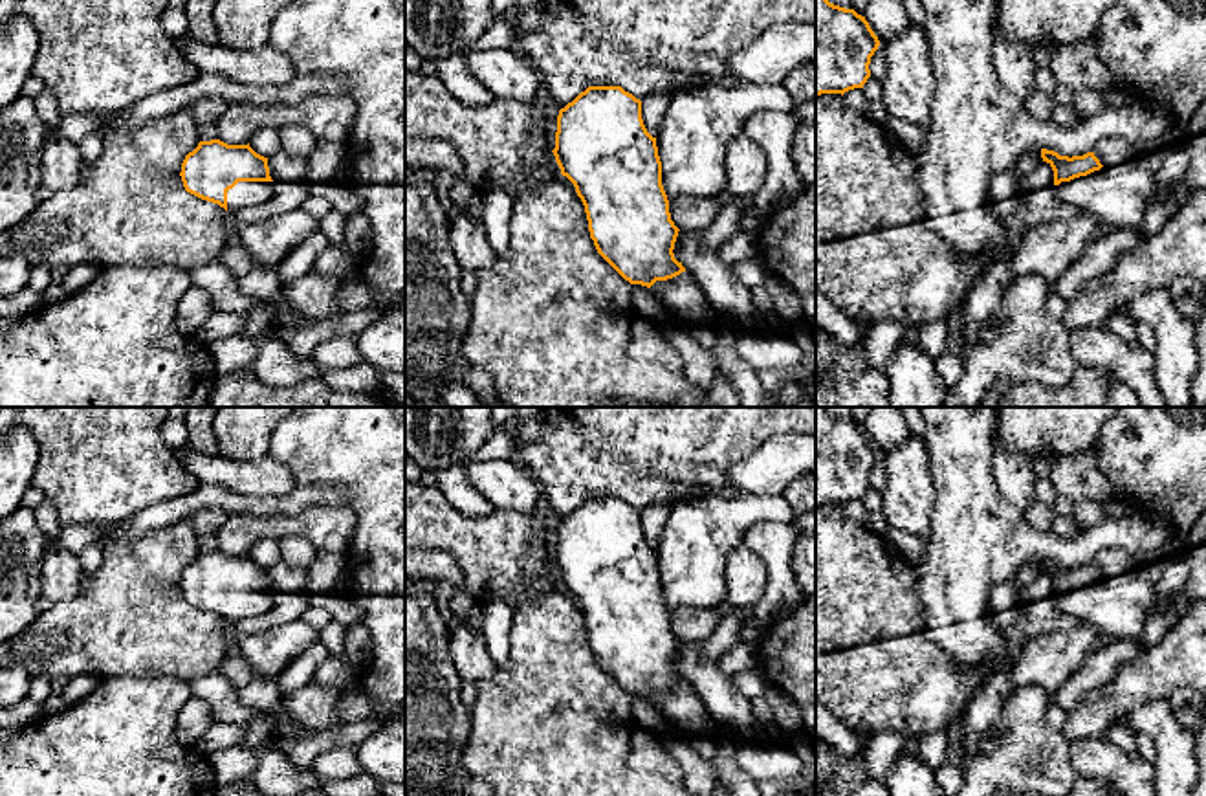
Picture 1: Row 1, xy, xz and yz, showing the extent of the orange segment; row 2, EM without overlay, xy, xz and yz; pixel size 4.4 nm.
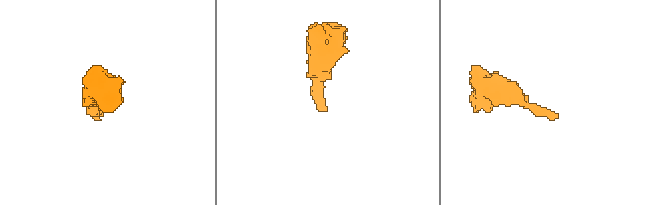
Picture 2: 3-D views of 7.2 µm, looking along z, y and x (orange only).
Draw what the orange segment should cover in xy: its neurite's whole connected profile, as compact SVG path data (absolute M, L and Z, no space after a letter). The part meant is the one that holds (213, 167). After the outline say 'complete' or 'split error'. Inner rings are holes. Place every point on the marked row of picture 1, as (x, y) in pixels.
M220 139L200 141L181 163L187 193L218 204L227 213L253 207L273 196L268 158L247 145L227 145Z | split error

